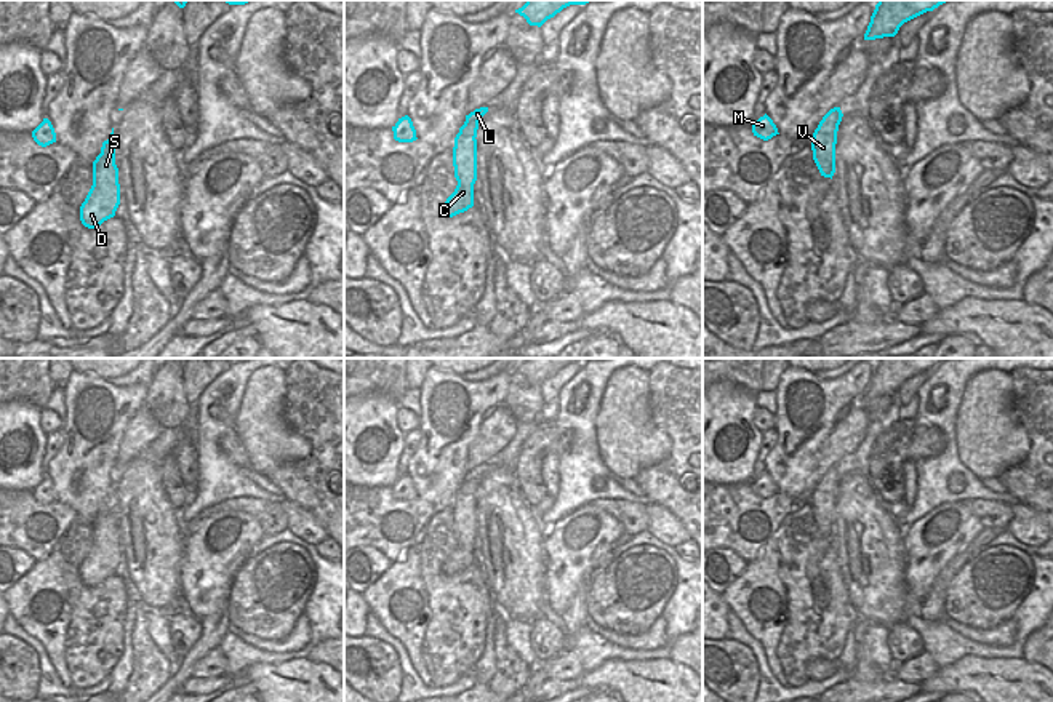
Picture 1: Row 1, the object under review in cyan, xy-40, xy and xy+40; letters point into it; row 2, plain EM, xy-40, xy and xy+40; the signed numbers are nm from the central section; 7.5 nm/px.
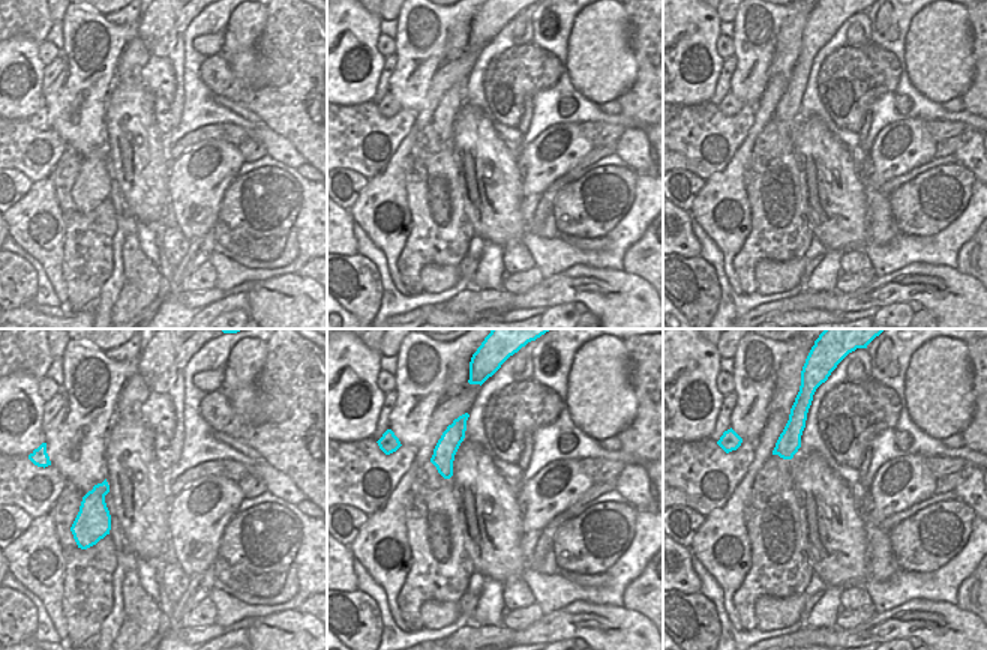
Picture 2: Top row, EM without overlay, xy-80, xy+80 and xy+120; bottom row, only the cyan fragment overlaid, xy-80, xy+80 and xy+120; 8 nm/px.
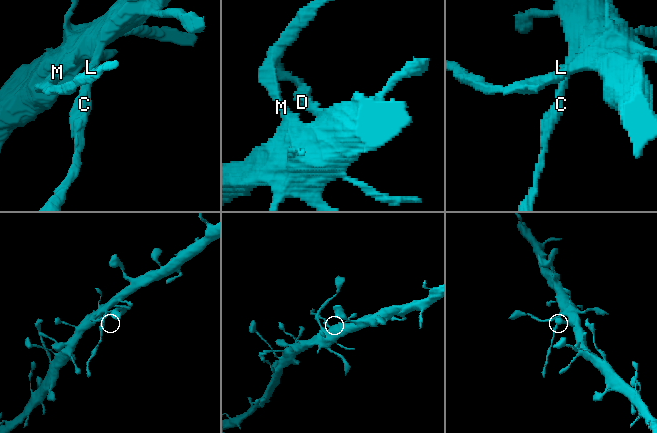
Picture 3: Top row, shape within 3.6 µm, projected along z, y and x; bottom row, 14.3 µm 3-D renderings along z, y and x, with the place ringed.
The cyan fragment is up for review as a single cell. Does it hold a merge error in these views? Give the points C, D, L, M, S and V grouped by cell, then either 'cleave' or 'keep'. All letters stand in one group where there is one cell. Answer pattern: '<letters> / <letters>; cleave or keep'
C D S V / L M; cleave

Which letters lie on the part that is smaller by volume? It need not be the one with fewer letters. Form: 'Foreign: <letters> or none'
Foreign: C, D, S, V

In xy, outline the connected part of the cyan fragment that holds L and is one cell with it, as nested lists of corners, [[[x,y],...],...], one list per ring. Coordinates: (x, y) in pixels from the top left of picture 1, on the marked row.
[[[480,107],[466,115],[464,125],[459,128],[461,133],[467,134],[470,139],[477,138],[478,122],[488,112],[488,107]]]

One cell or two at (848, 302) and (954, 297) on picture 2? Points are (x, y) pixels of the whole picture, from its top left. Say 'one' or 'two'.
one

